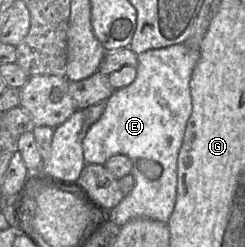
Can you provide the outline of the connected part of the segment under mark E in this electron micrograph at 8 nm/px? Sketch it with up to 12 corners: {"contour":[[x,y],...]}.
{"contour":[[138,54],[83,139],[85,164],[126,155],[134,187],[109,211],[167,223],[199,56]]}

